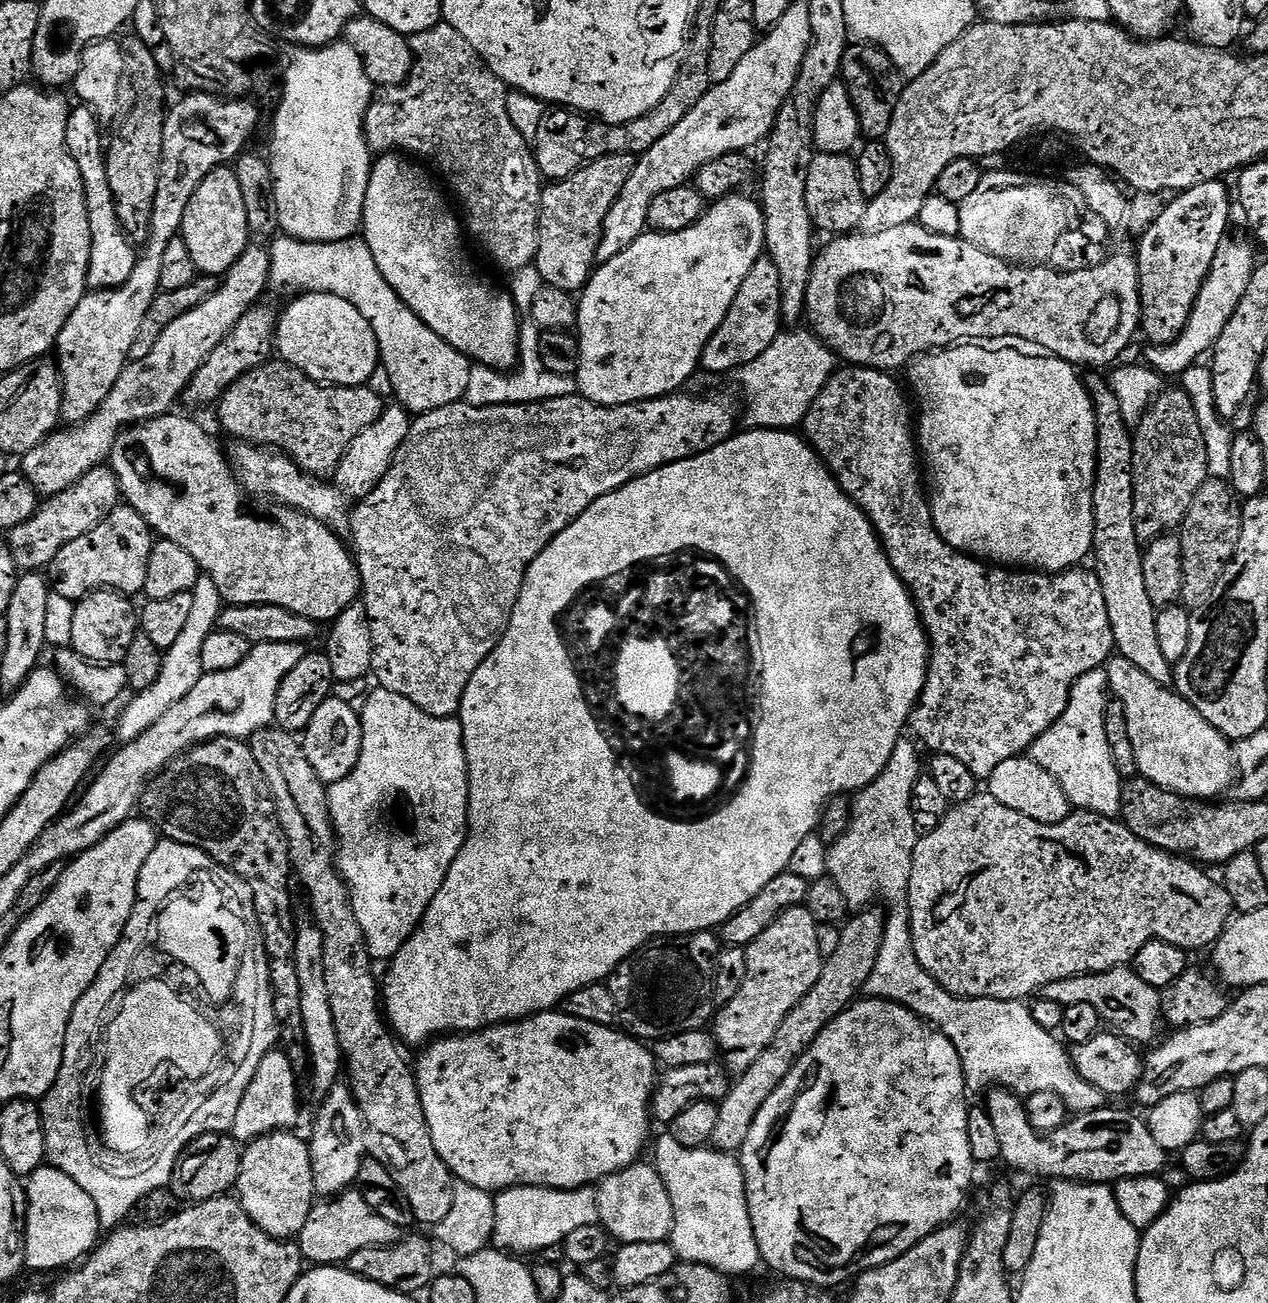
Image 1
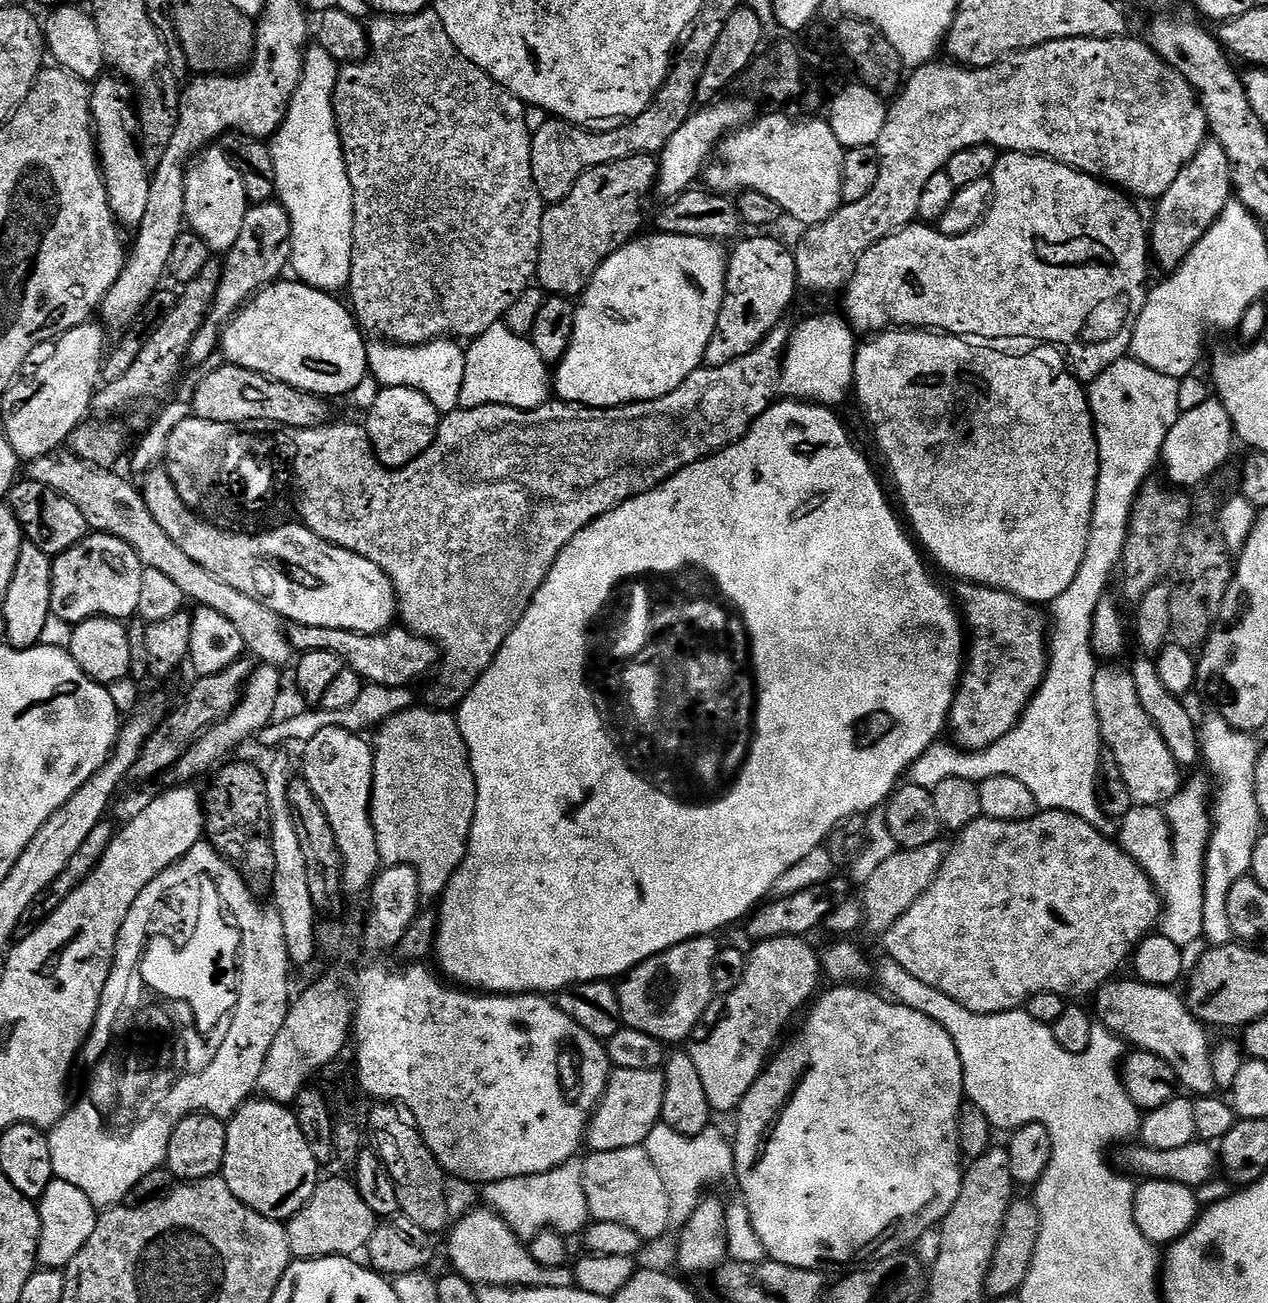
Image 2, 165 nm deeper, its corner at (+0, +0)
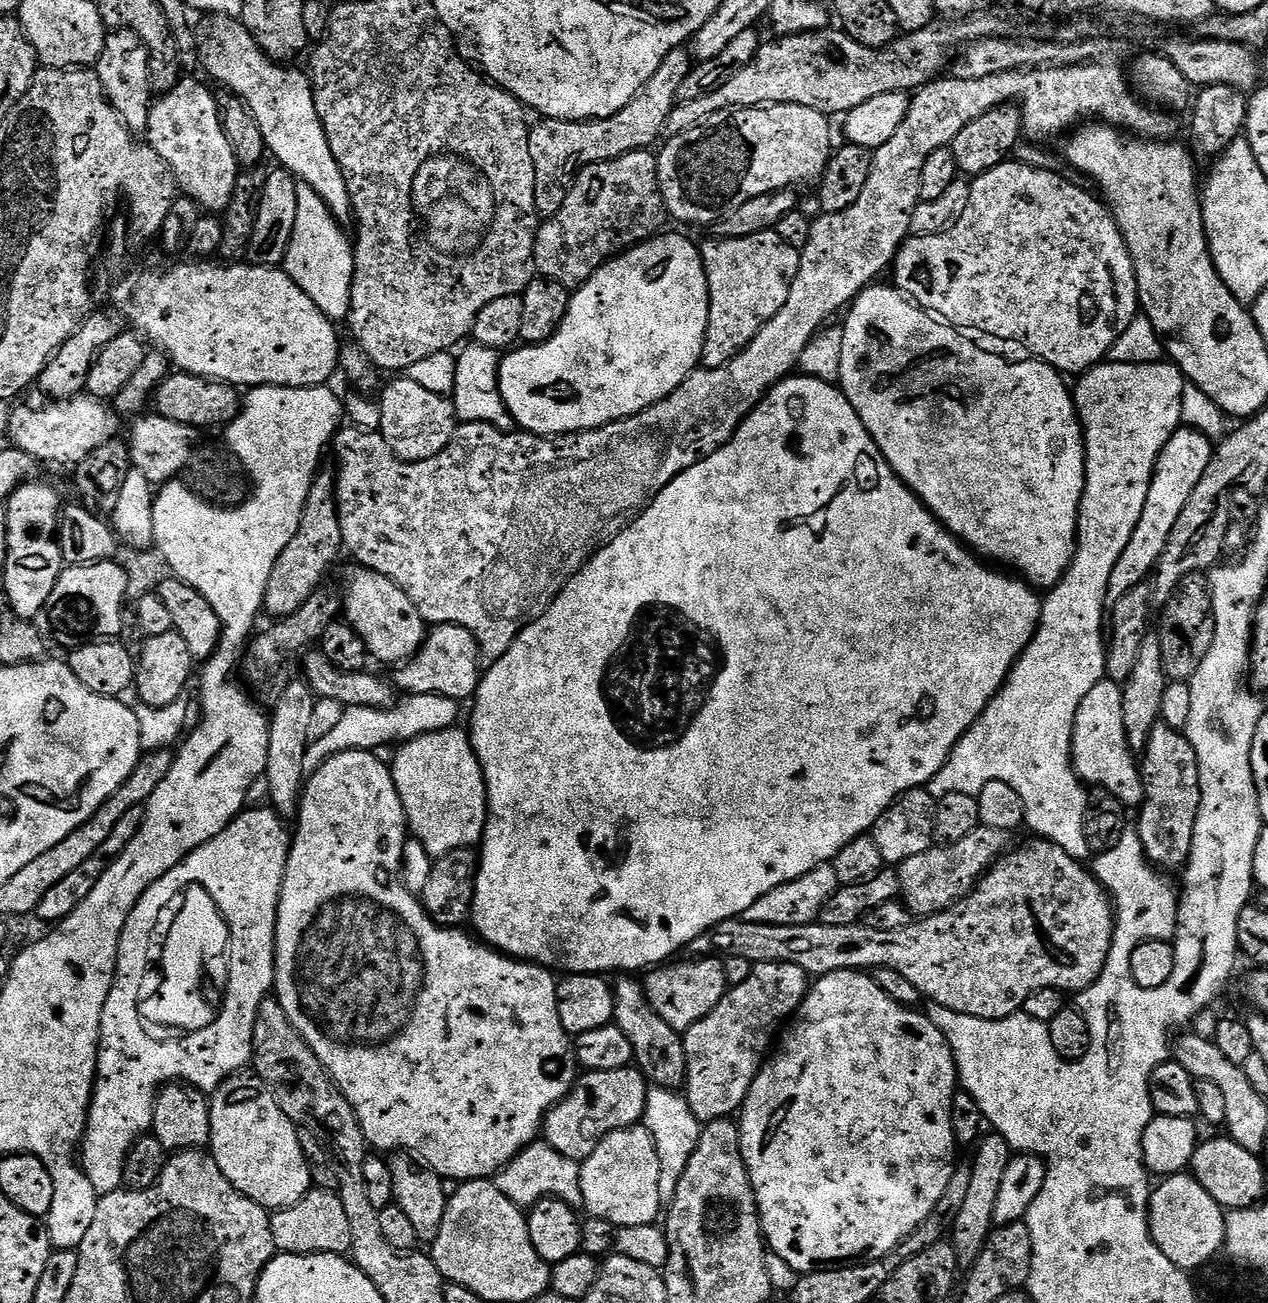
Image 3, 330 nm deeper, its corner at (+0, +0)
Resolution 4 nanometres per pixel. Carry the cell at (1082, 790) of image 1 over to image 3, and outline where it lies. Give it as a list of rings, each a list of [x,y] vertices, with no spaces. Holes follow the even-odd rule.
[[[1112,361],[1096,365],[1095,368],[1083,373],[1077,380],[1079,382],[1077,386],[1075,384],[1073,387],[1072,393],[1076,404],[1076,414],[1080,418],[1080,426],[1084,429],[1086,478],[1084,479],[1084,493],[1082,494],[1080,513],[1076,523],[1076,553],[1066,570],[1066,574],[1056,583],[1056,587],[1043,597],[1040,606],[1040,624],[1036,627],[1034,638],[1026,646],[1026,650],[1021,654],[1020,659],[1016,661],[1016,665],[1013,666],[1012,672],[1008,679],[1005,680],[1003,688],[996,691],[996,697],[988,703],[984,713],[974,722],[974,726],[970,726],[970,730],[966,730],[966,734],[962,734],[962,738],[956,743],[954,750],[946,758],[942,770],[938,770],[938,774],[934,774],[934,778],[926,787],[928,792],[937,798],[946,794],[970,794],[977,797],[982,790],[982,786],[986,786],[986,782],[1006,782],[1006,786],[1010,786],[1010,790],[1014,790],[1014,794],[1018,794],[1018,798],[1022,798],[1024,824],[1026,828],[1032,831],[1032,834],[1045,840],[1053,840],[1058,846],[1062,846],[1062,850],[1066,850],[1066,854],[1070,854],[1070,858],[1081,862],[1088,862],[1094,856],[1090,850],[1090,842],[1086,838],[1086,826],[1084,825],[1089,793],[1086,791],[1080,777],[1076,775],[1076,771],[1072,768],[1074,718],[1078,714],[1078,706],[1082,706],[1082,698],[1086,698],[1086,694],[1090,694],[1090,690],[1094,686],[1098,686],[1098,682],[1105,679],[1106,676],[1104,671],[1104,654],[1106,651],[1105,626],[1106,605],[1109,603],[1108,587],[1110,586],[1110,574],[1114,570],[1115,564],[1118,563],[1122,550],[1126,550],[1126,546],[1130,542],[1130,534],[1134,534],[1134,526],[1138,526],[1138,518],[1142,518],[1142,506],[1146,506],[1146,494],[1150,494],[1150,482],[1156,469],[1158,454],[1162,454],[1162,446],[1166,446],[1166,442],[1170,442],[1170,438],[1177,428],[1181,427],[1182,394],[1186,381],[1184,375],[1181,374],[1180,368],[1171,362],[1134,364],[1114,363]]]

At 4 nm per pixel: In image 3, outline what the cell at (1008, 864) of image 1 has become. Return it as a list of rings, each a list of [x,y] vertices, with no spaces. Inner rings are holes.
[[[1032,838],[1029,844],[1015,848],[1005,852],[984,873],[975,888],[954,906],[917,919],[902,930],[870,930],[863,922],[850,926],[826,926],[819,922],[802,926],[766,926],[762,922],[737,918],[703,932],[686,948],[696,958],[715,954],[720,958],[746,958],[746,962],[753,965],[790,962],[790,966],[802,966],[812,978],[847,968],[898,970],[898,974],[918,986],[920,993],[931,1003],[983,1020],[1017,1015],[1034,990],[1053,988],[1065,994],[1083,994],[1102,974],[1112,949],[1114,901],[1091,871],[1081,861],[1070,858],[1070,854],[1053,840]]]

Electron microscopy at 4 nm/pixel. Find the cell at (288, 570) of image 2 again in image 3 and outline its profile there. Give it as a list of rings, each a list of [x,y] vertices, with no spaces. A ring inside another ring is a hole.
[[[352,566],[345,574],[342,616],[362,638],[373,661],[381,660],[384,664],[396,666],[405,660],[411,660],[424,645],[426,625],[414,602],[410,602],[410,598],[406,598],[404,591],[394,582],[390,582],[390,578],[369,568]]]

